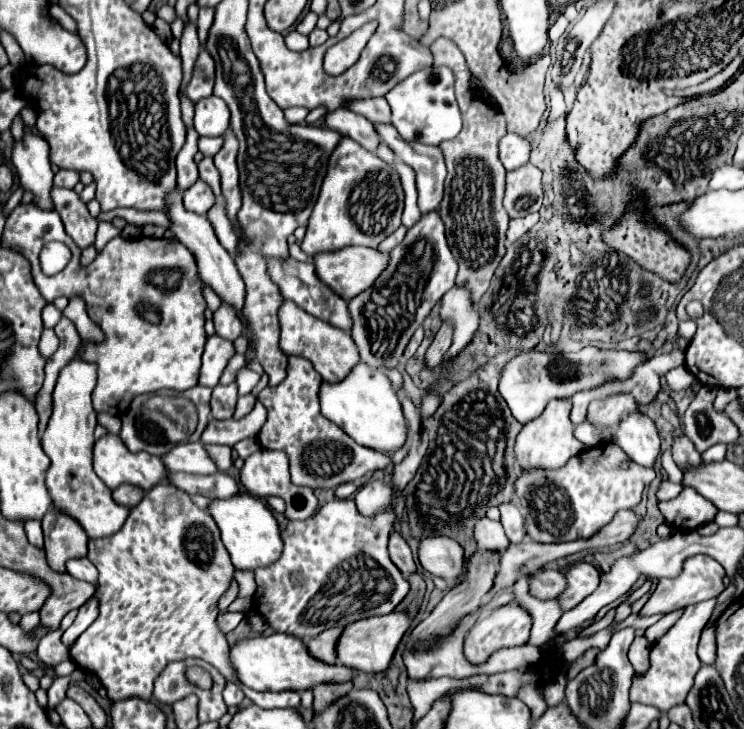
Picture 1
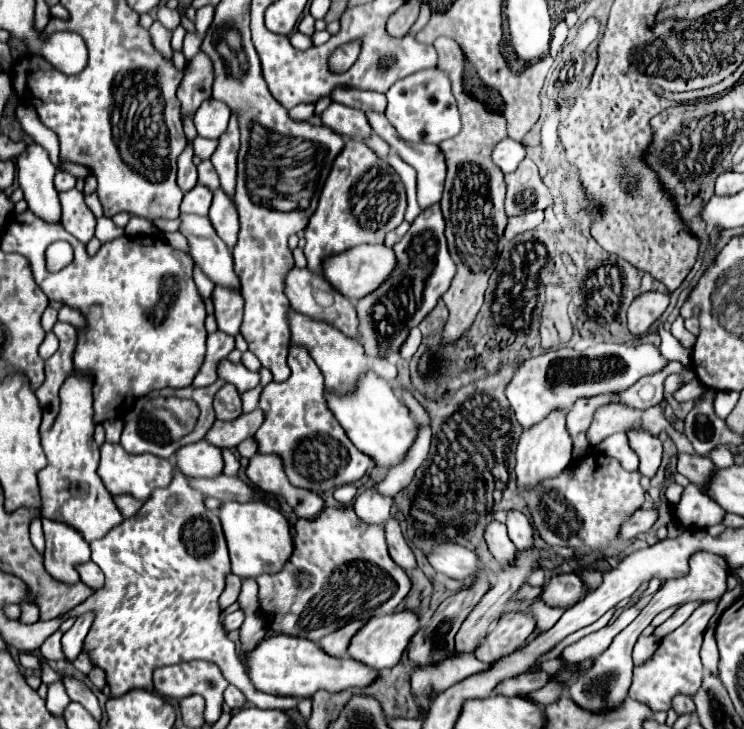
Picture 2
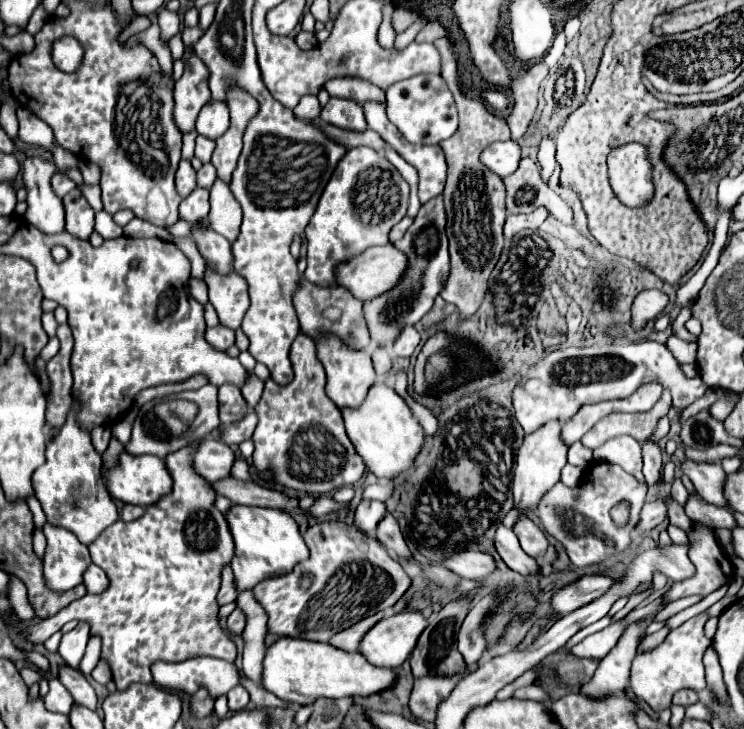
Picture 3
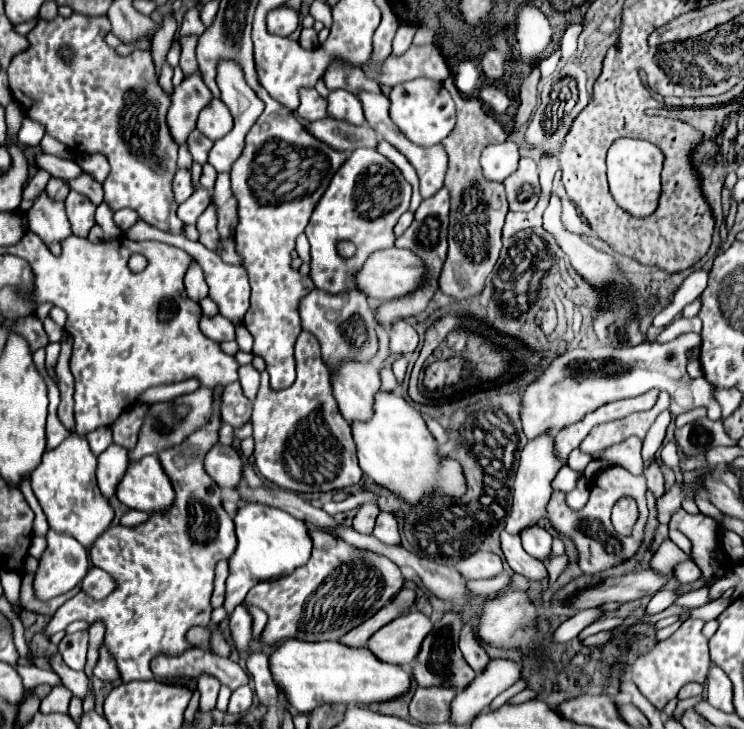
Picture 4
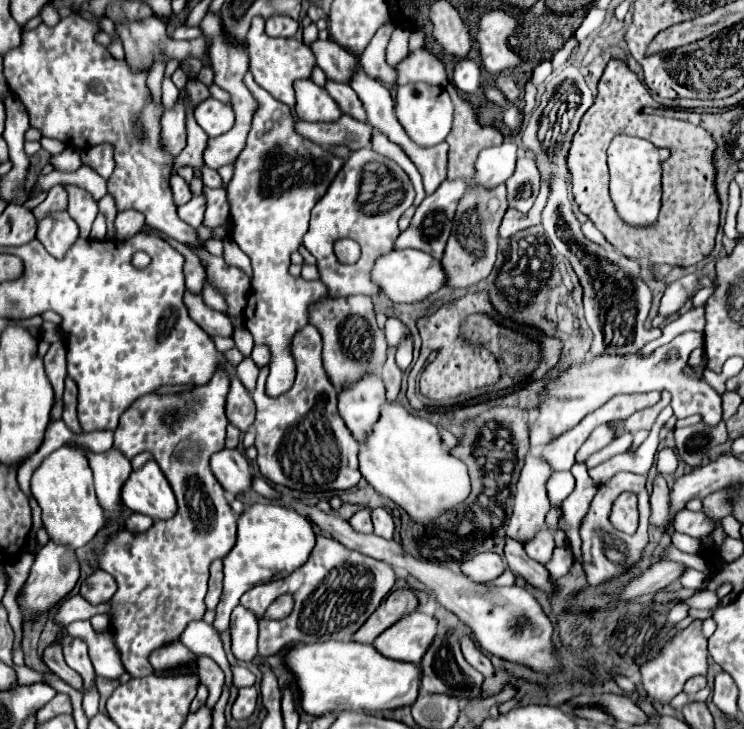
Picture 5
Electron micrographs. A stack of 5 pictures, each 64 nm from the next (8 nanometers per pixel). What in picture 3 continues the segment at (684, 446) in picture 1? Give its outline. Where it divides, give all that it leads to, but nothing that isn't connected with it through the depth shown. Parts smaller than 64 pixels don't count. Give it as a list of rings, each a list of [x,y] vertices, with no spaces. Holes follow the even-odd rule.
[[[684,460],[682,462],[682,474],[686,474],[692,480],[696,492],[700,496],[704,496],[704,500],[708,500],[710,504],[720,504],[720,506],[728,508],[728,504],[724,500],[726,474],[718,462],[708,464],[708,462]]]

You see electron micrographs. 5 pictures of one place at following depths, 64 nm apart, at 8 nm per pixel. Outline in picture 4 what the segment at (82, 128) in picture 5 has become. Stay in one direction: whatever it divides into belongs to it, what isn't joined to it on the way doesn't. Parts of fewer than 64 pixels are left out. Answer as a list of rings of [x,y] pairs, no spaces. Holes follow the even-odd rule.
[[[72,12],[70,18],[54,18],[50,22],[46,20],[40,20],[30,32],[28,32],[28,40],[30,40],[30,48],[16,54],[8,66],[8,78],[10,78],[10,92],[14,96],[16,102],[20,102],[22,110],[26,116],[30,116],[32,120],[40,122],[46,126],[46,132],[60,140],[66,148],[70,148],[72,152],[86,152],[86,154],[104,154],[108,158],[108,164],[110,164],[110,174],[106,176],[104,180],[104,202],[116,212],[116,210],[122,210],[122,208],[132,208],[138,212],[138,216],[160,228],[160,230],[166,230],[166,232],[172,232],[172,234],[180,234],[182,232],[182,220],[176,216],[176,200],[174,200],[174,194],[172,194],[172,178],[176,174],[176,160],[178,160],[178,144],[174,142],[174,138],[170,136],[170,130],[168,130],[168,124],[166,124],[166,112],[170,108],[170,96],[162,90],[160,82],[158,82],[158,74],[156,74],[156,66],[154,66],[154,60],[150,56],[148,50],[134,50],[130,56],[120,56],[114,48],[110,48],[106,42],[104,42],[104,36],[110,32],[110,20],[108,16],[84,16],[80,12]],[[60,46],[72,46],[74,48],[74,58],[70,62],[64,62],[62,58],[58,58],[58,48]]]

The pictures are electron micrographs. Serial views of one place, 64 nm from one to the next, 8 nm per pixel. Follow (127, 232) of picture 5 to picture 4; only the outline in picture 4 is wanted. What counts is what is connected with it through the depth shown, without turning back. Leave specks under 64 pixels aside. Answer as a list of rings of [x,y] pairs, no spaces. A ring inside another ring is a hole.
[[[120,210],[120,212],[114,214],[114,222],[116,222],[124,232],[126,232],[136,220],[138,220],[138,214],[132,212],[132,210]]]

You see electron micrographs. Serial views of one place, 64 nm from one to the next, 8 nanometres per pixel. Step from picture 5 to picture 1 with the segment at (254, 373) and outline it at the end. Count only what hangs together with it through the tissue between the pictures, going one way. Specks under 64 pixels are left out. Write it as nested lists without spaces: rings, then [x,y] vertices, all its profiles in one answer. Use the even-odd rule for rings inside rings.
[[[252,394],[240,396],[240,398],[238,398],[238,404],[236,404],[236,410],[234,410],[234,416],[232,416],[232,418],[236,418],[236,420],[238,420],[238,418],[246,416],[246,414],[252,410],[254,402],[256,402],[256,396],[252,396]]]

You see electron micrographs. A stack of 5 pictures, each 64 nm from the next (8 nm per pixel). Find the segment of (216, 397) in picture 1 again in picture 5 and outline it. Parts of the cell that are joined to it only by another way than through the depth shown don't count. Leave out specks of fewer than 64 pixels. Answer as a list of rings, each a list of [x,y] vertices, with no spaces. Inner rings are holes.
[[[238,378],[230,382],[230,392],[226,396],[226,418],[230,424],[234,424],[240,432],[246,432],[252,426],[256,408],[254,400],[248,394],[248,390],[242,386]]]

